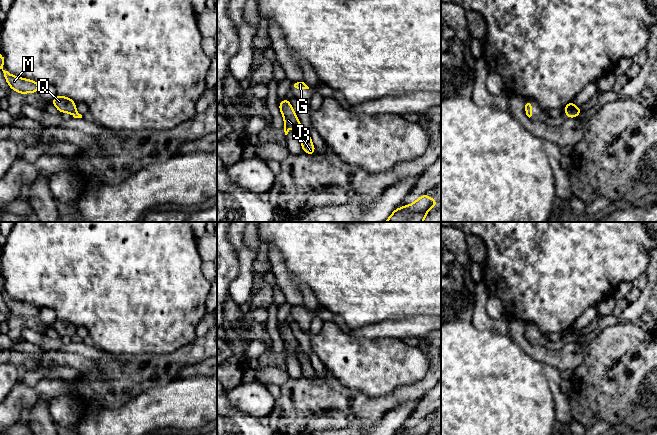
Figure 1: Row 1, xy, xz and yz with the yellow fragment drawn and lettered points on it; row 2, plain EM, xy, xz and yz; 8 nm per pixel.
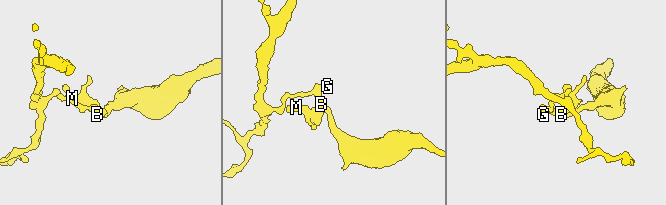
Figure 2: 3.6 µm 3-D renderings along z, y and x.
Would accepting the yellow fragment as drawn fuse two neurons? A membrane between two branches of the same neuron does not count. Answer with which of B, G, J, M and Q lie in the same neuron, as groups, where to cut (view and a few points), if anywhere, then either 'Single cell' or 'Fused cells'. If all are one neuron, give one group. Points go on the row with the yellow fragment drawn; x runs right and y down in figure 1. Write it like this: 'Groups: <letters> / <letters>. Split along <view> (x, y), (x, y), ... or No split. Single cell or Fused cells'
Groups: B G M Q / J. Split along yz (579, 108), (566, 113). Fused cells

